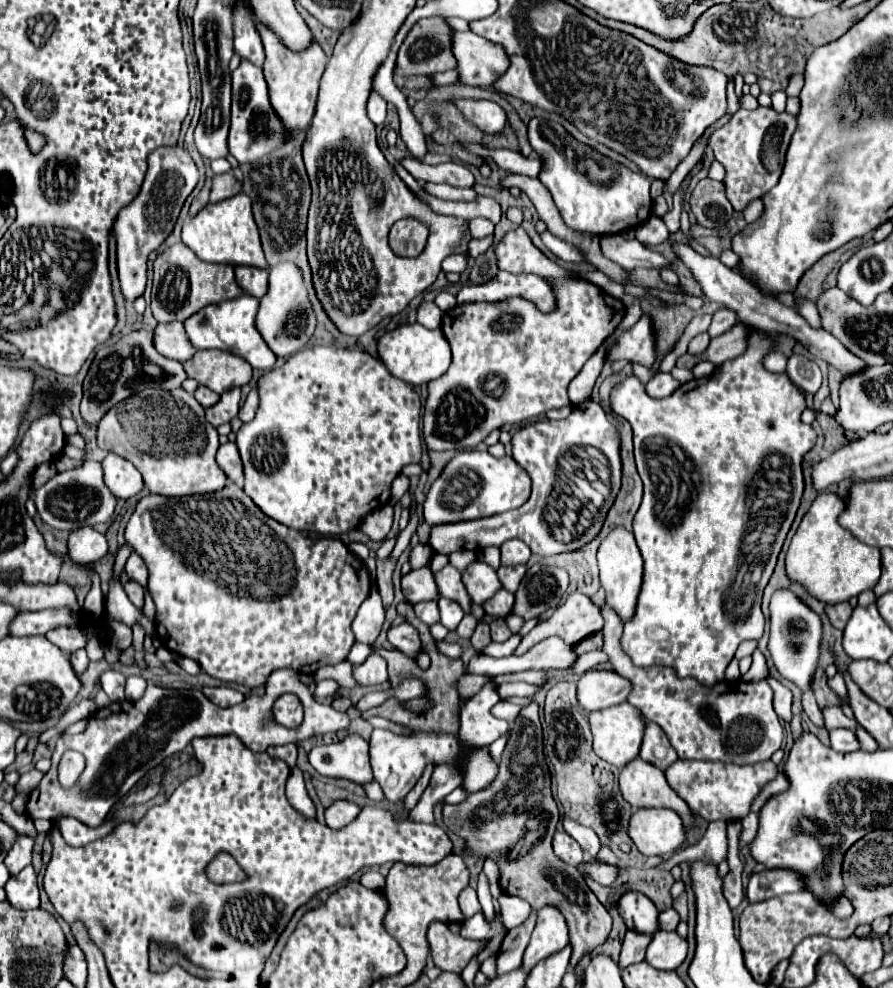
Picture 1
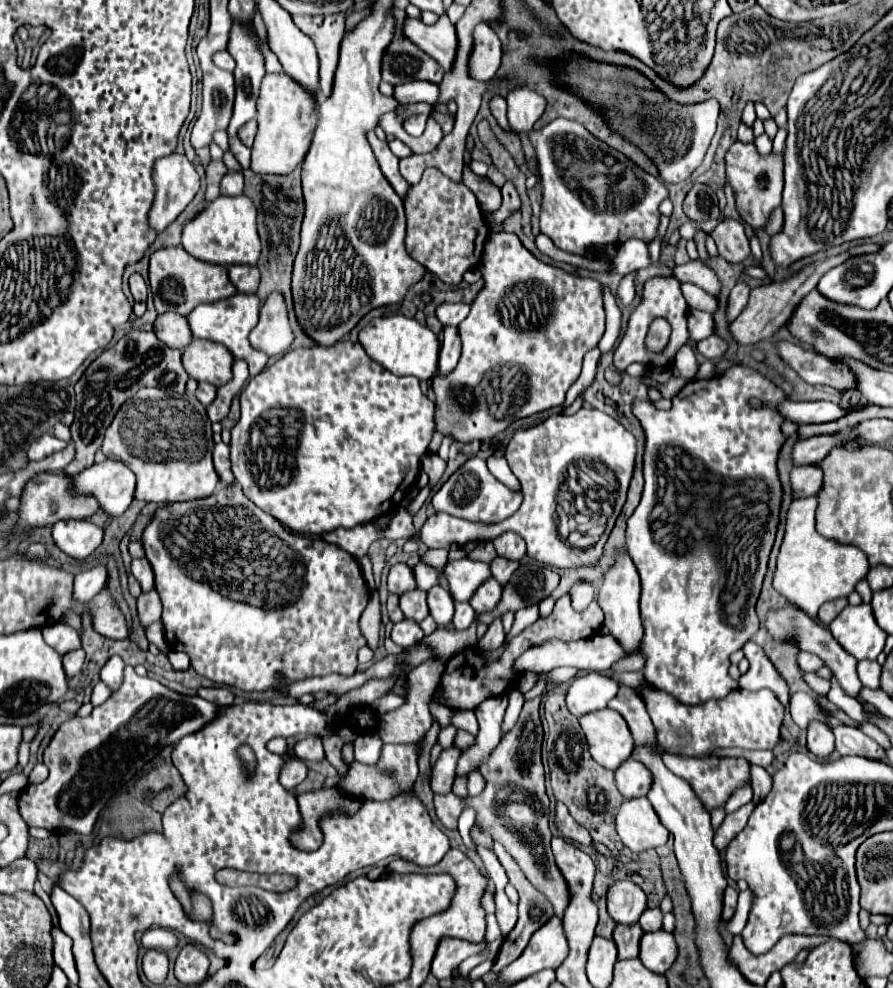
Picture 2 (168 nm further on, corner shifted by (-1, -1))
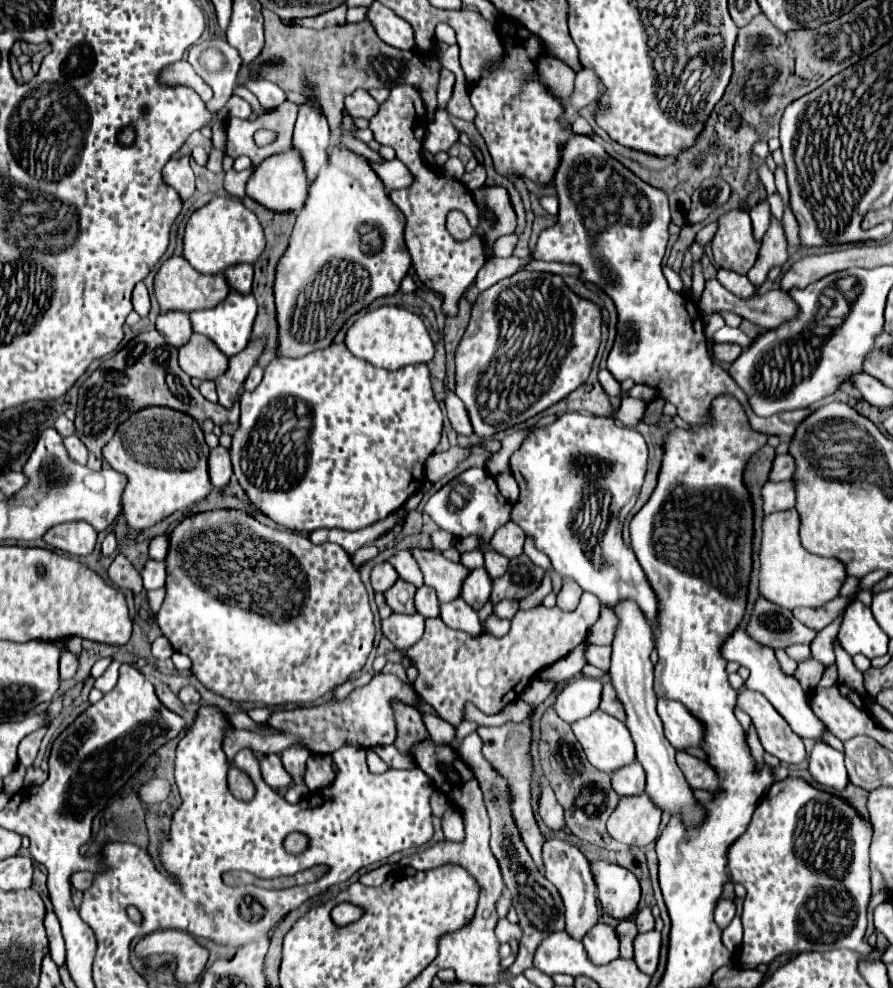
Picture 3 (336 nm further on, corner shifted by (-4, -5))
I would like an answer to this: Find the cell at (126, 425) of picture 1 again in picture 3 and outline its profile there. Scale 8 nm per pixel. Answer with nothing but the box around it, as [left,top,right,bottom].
[102,406,212,530]

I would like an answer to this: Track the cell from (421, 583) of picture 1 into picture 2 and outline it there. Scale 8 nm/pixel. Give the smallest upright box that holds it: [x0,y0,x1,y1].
[387,564,415,594]

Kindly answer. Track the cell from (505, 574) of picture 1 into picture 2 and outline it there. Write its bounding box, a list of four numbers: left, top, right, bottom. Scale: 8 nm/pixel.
[489,556,519,586]

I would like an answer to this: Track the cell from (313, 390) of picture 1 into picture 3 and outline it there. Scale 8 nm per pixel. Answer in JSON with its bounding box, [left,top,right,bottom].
[230,344,442,534]

